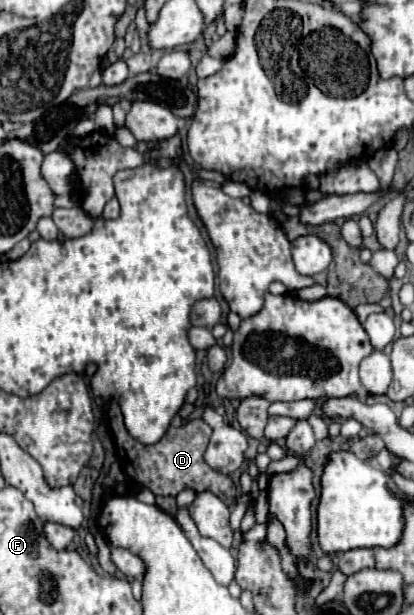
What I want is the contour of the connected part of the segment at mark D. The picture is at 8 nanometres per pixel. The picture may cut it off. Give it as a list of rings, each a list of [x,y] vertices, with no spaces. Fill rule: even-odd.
[[[108,401],[106,417],[108,417],[108,427],[114,435],[118,461],[120,461],[124,473],[130,479],[148,487],[154,495],[176,497],[182,489],[192,489],[196,493],[200,493],[200,491],[222,493],[222,485],[232,483],[228,475],[222,475],[222,473],[214,471],[212,467],[208,467],[208,463],[204,463],[204,451],[206,451],[210,435],[212,435],[212,429],[208,427],[208,423],[204,423],[204,419],[192,419],[178,429],[170,427],[166,431],[166,435],[156,445],[142,445],[128,435],[126,427],[124,427],[124,421],[122,421],[120,407],[118,407],[116,401]]]

